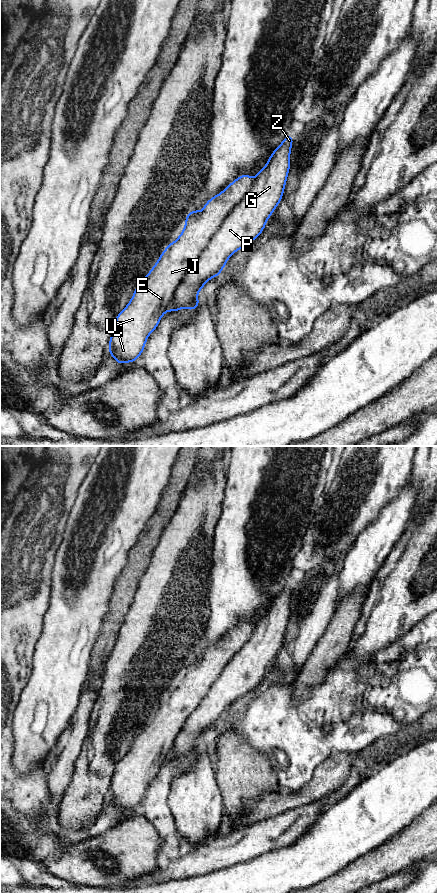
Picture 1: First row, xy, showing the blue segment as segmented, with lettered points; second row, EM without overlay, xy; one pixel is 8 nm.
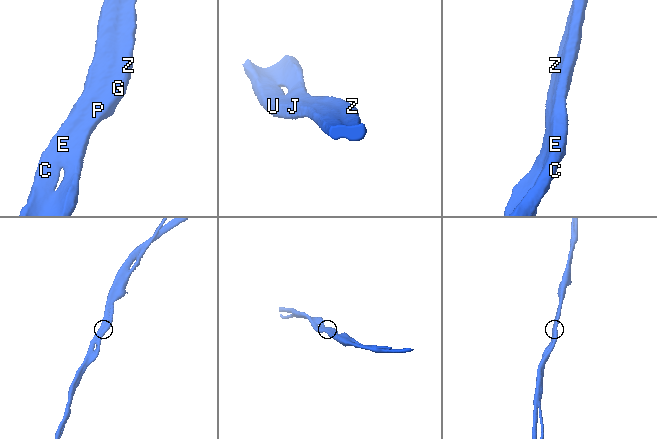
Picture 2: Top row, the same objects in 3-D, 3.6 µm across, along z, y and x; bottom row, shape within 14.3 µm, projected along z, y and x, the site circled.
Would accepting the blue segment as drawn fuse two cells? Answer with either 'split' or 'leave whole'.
split

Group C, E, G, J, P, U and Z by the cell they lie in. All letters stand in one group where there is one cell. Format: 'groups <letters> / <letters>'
groups C E J U / G P Z

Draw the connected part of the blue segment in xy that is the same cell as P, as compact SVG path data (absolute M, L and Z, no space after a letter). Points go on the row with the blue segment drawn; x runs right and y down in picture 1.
M289 133L268 158L267 164L258 171L249 191L244 198L231 210L219 229L209 240L206 248L197 260L186 271L183 279L175 290L169 310L175 313L187 308L190 311L200 306L198 292L205 283L220 275L228 259L239 249L254 241L264 230L267 220L282 200L287 176L290 171L290 153L294 137Z

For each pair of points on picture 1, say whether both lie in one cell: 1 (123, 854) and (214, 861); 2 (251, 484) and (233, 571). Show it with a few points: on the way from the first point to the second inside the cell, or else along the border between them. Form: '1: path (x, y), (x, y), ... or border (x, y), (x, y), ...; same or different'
1: border (158, 868), (143, 875), (137, 881); different
2: path (246, 506), (246, 518), (241, 525), (241, 549); same

